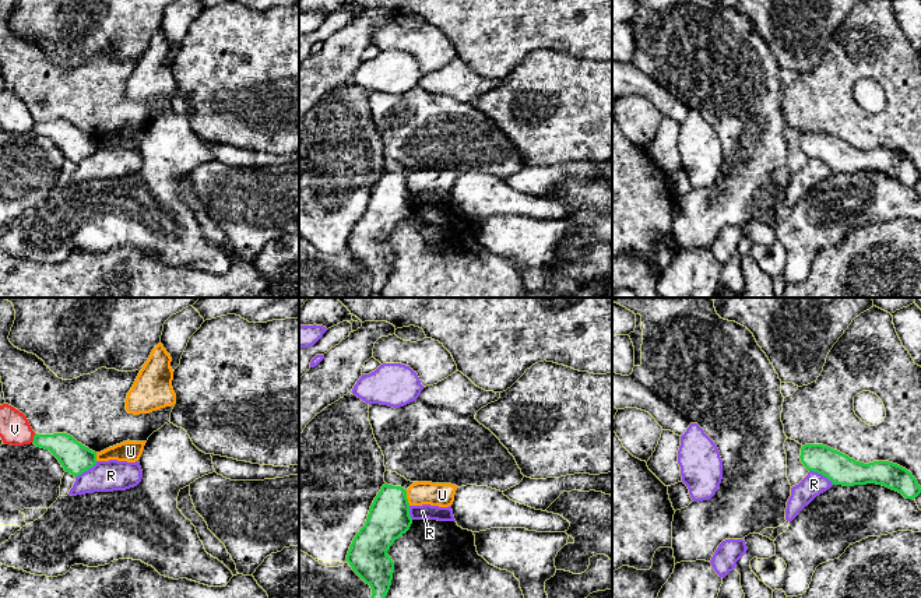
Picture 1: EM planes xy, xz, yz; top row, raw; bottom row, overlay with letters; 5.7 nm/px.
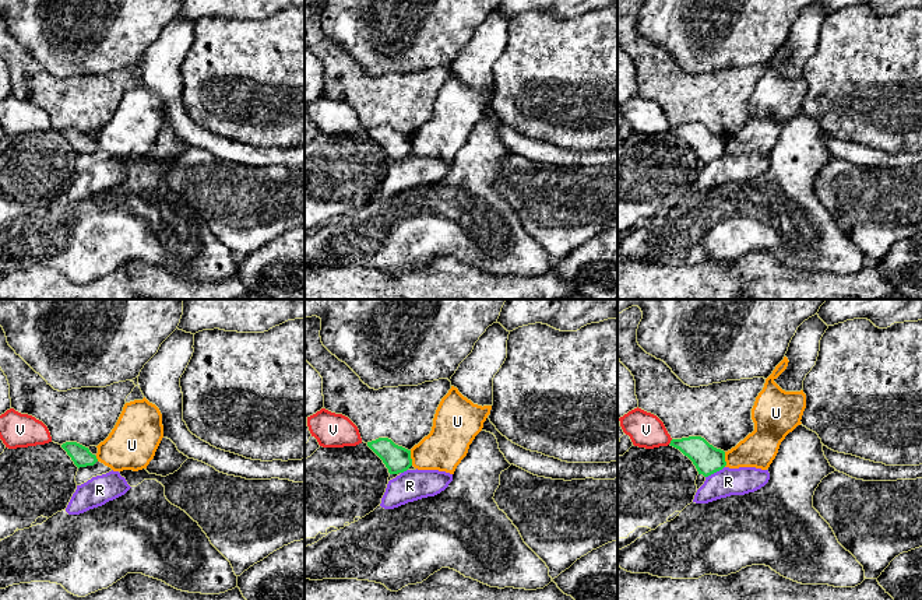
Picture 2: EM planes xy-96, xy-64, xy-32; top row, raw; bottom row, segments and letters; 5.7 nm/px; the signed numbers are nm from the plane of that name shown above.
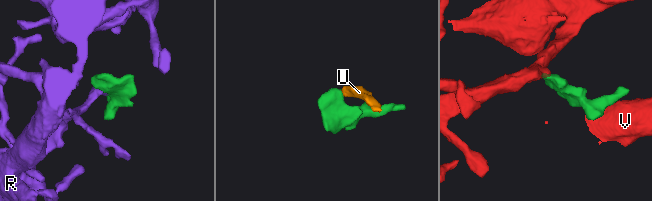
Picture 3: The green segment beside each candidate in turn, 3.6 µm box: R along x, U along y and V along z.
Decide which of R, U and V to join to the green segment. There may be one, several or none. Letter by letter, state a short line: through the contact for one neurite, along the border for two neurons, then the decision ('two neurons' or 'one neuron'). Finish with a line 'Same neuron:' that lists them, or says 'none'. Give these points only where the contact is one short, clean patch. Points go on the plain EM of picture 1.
R: line yz (809, 157), (825, 162), (833, 171); two neurons
U: line xz (405, 178), (410, 192); two neurons
V: line xy (35, 120), (31, 129); two neurons
Same neuron: none

